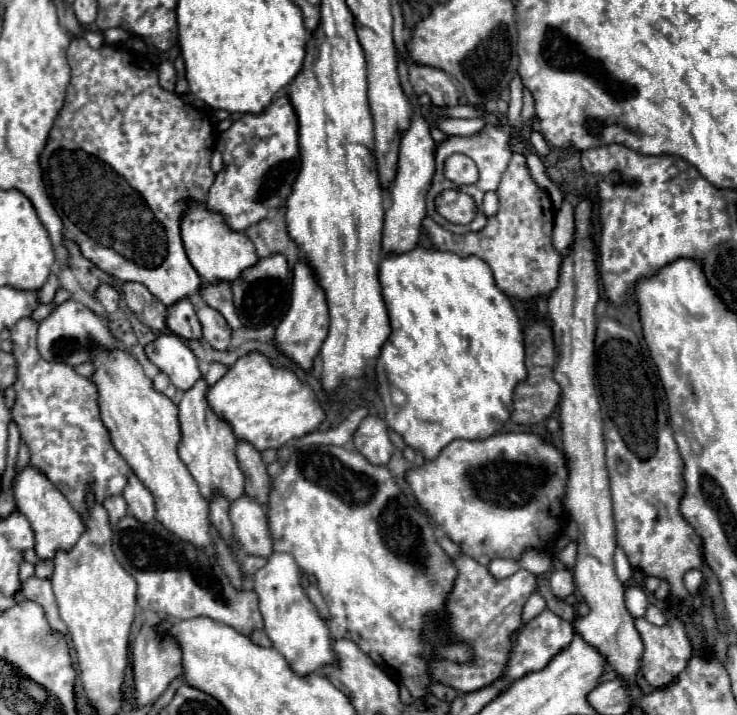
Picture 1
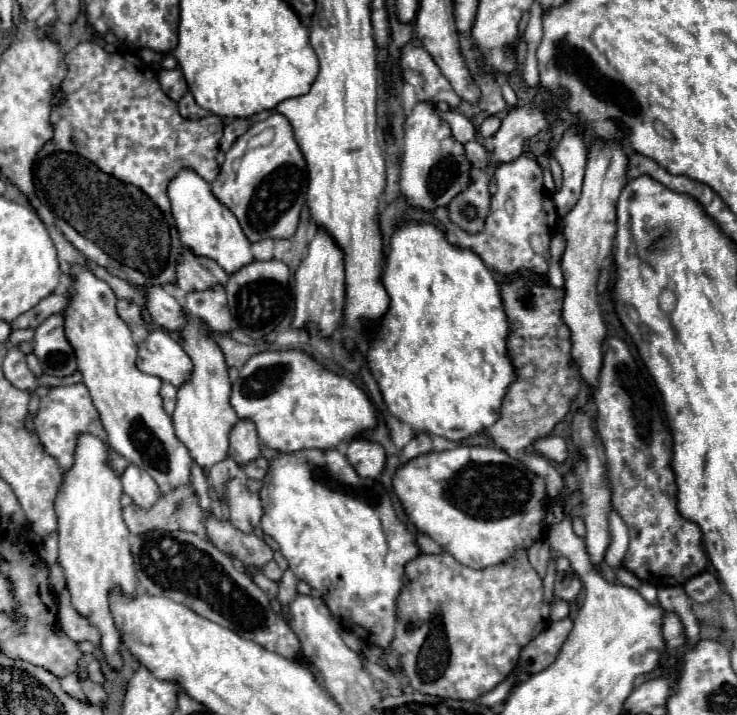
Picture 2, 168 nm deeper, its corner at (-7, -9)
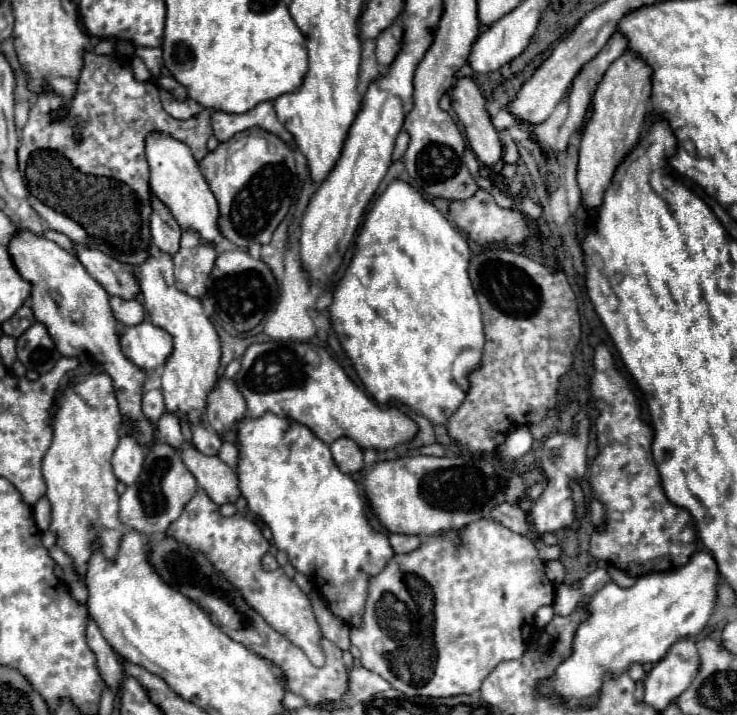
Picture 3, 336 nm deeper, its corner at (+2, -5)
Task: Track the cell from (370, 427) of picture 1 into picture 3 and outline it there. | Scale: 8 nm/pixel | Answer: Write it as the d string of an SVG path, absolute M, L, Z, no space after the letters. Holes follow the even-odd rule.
M339 438L331 444L331 454L335 464L345 474L355 474L363 468L363 448L351 438Z

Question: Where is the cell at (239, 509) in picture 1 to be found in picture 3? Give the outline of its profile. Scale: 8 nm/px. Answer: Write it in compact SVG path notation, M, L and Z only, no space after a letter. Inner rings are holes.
M185 444L181 450L181 458L197 478L197 484L215 504L223 506L227 502L235 504L239 500L241 490L237 486L237 472L217 456L203 456L197 448Z

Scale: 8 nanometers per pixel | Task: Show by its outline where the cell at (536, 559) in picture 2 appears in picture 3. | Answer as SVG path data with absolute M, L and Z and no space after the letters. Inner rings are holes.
M501 504L493 510L493 518L499 520L503 526L507 526L509 530L525 536L525 538L533 538L529 522L527 522L527 514L519 508L519 506L511 506L511 504Z

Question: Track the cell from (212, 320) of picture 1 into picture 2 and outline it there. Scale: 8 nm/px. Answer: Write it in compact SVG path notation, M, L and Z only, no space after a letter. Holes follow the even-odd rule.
M212 286L208 290L192 290L186 294L186 310L190 314L198 314L206 322L206 328L212 332L228 334L234 326L234 318L230 318L230 310L226 306L224 286Z

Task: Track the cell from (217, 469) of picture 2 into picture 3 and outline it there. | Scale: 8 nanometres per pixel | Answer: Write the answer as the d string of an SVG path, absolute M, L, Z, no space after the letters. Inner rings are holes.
M193 424L191 426L191 432L193 432L193 442L195 442L195 448L205 454L205 456L217 456L219 454L219 448L221 448L221 438L205 424Z

